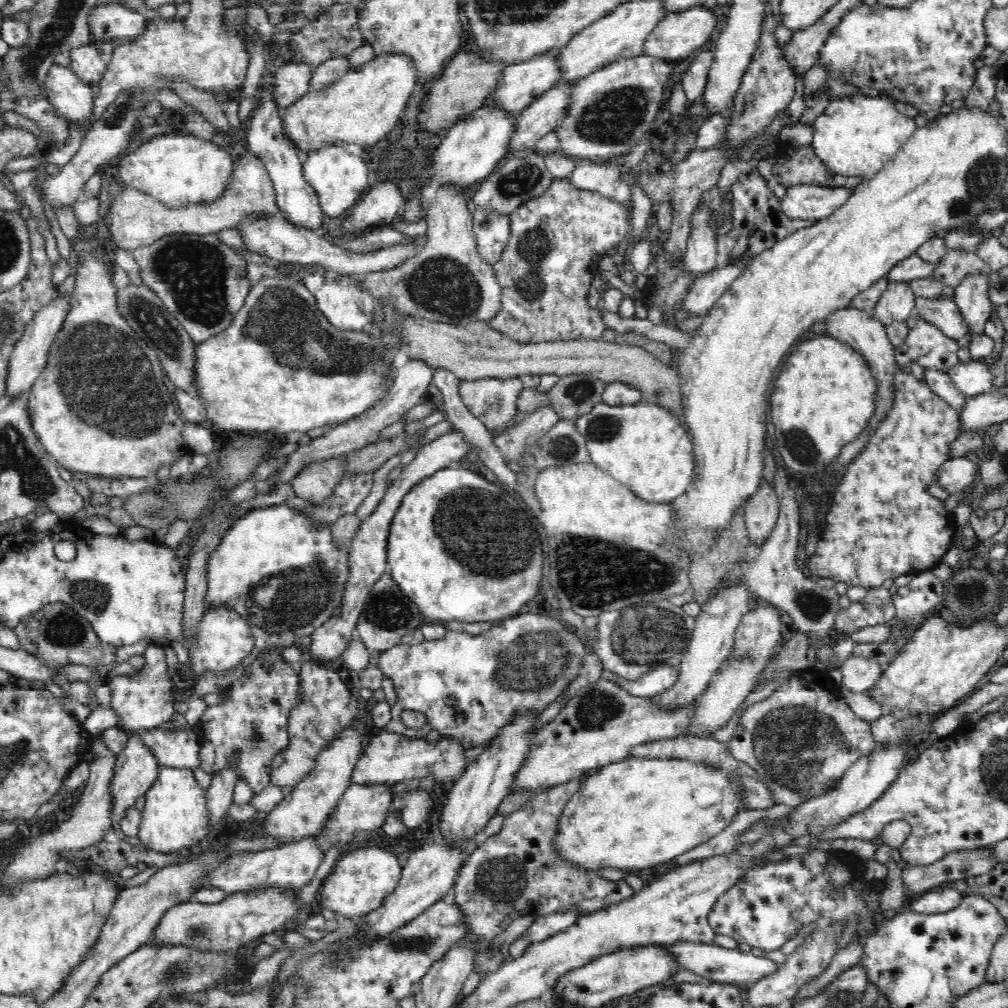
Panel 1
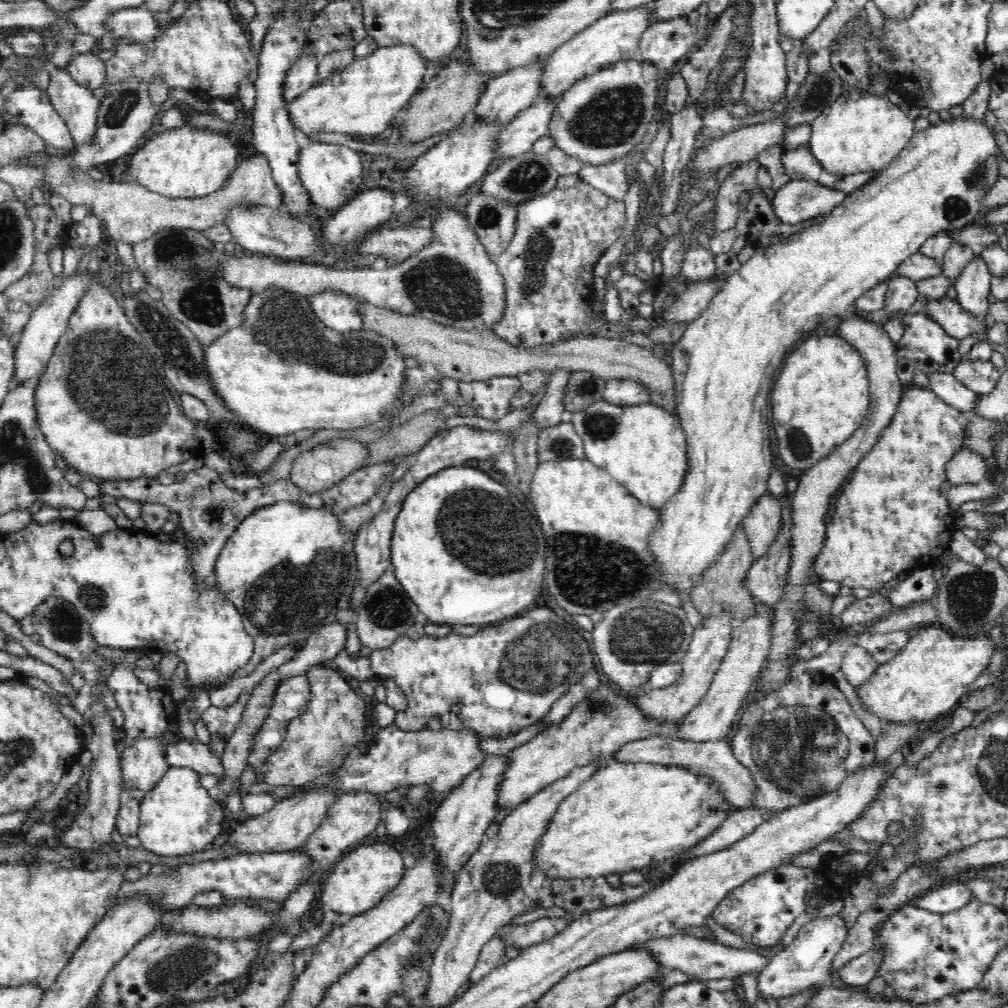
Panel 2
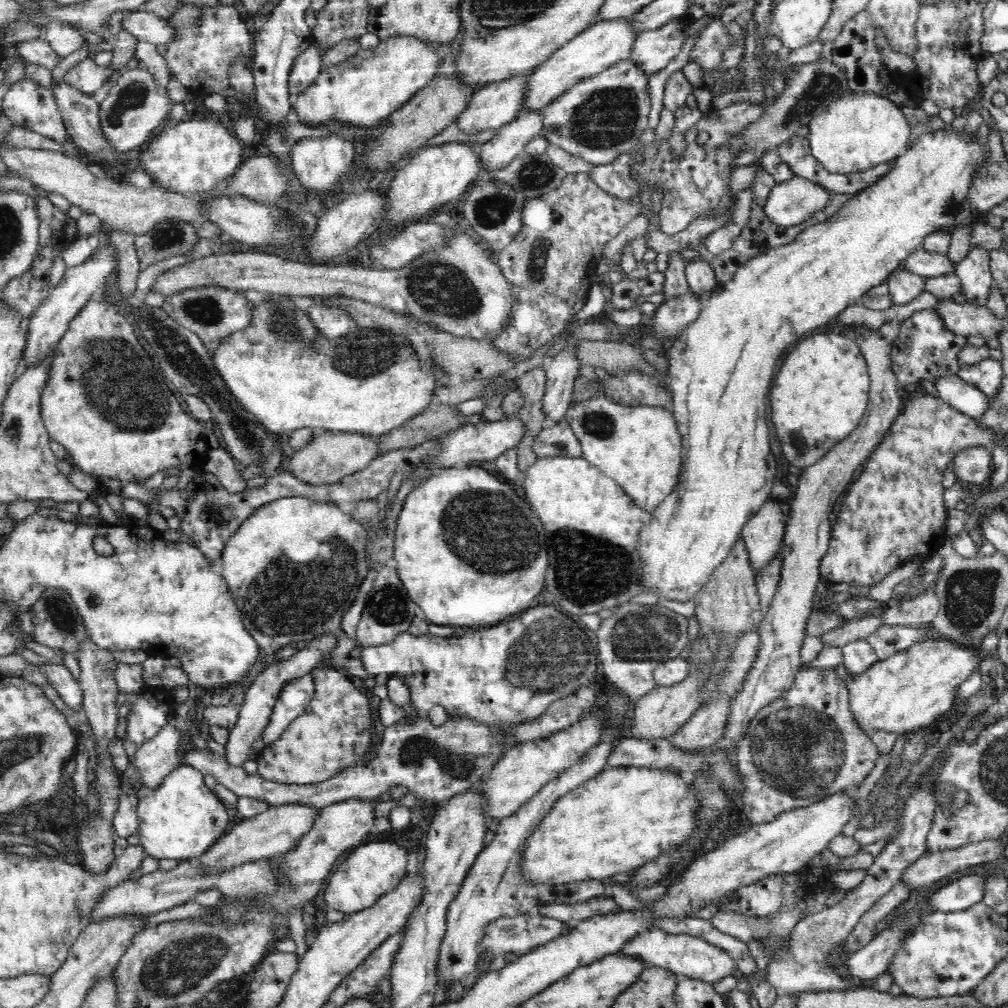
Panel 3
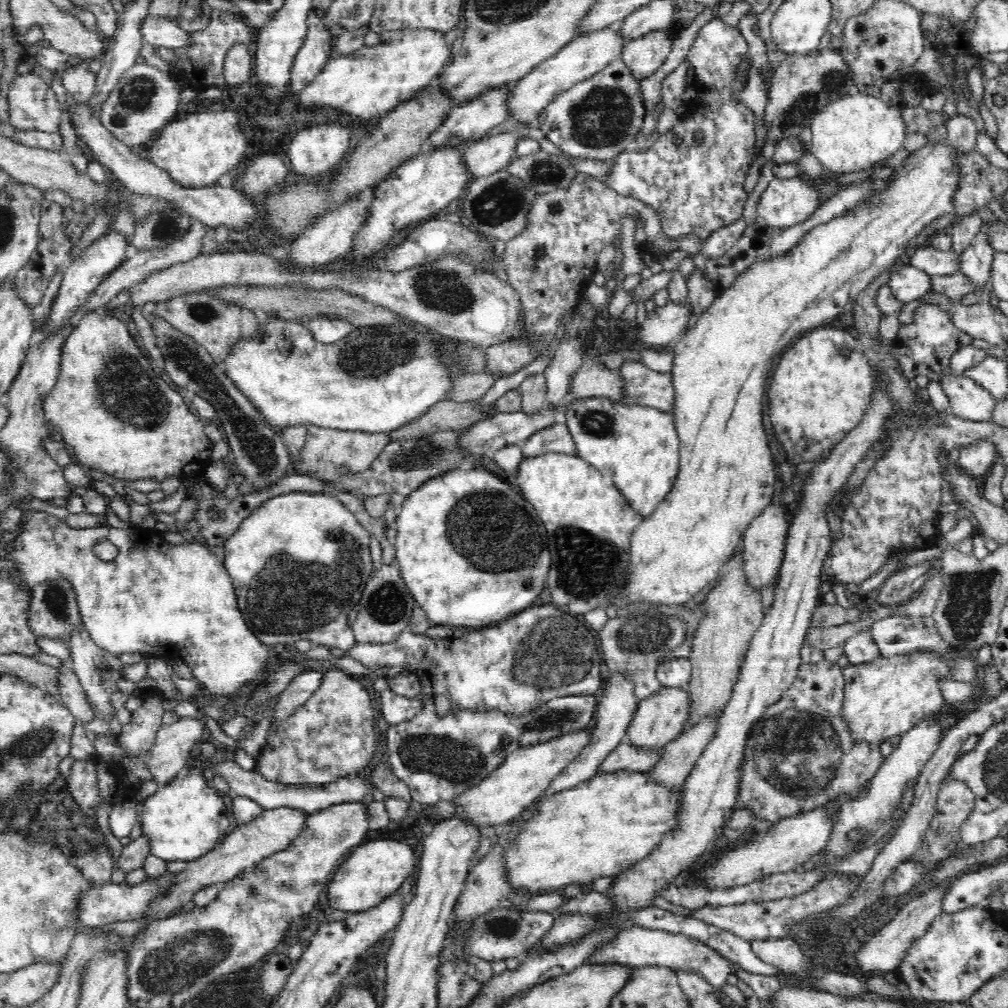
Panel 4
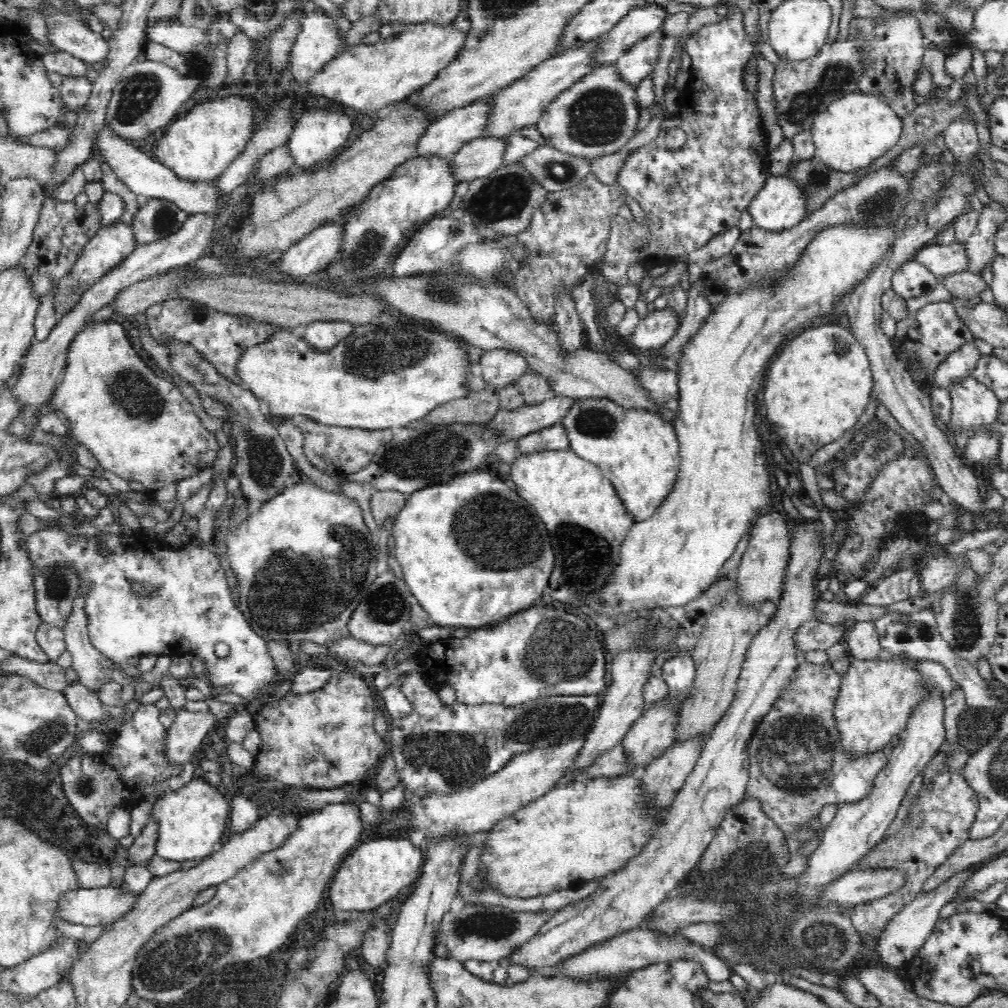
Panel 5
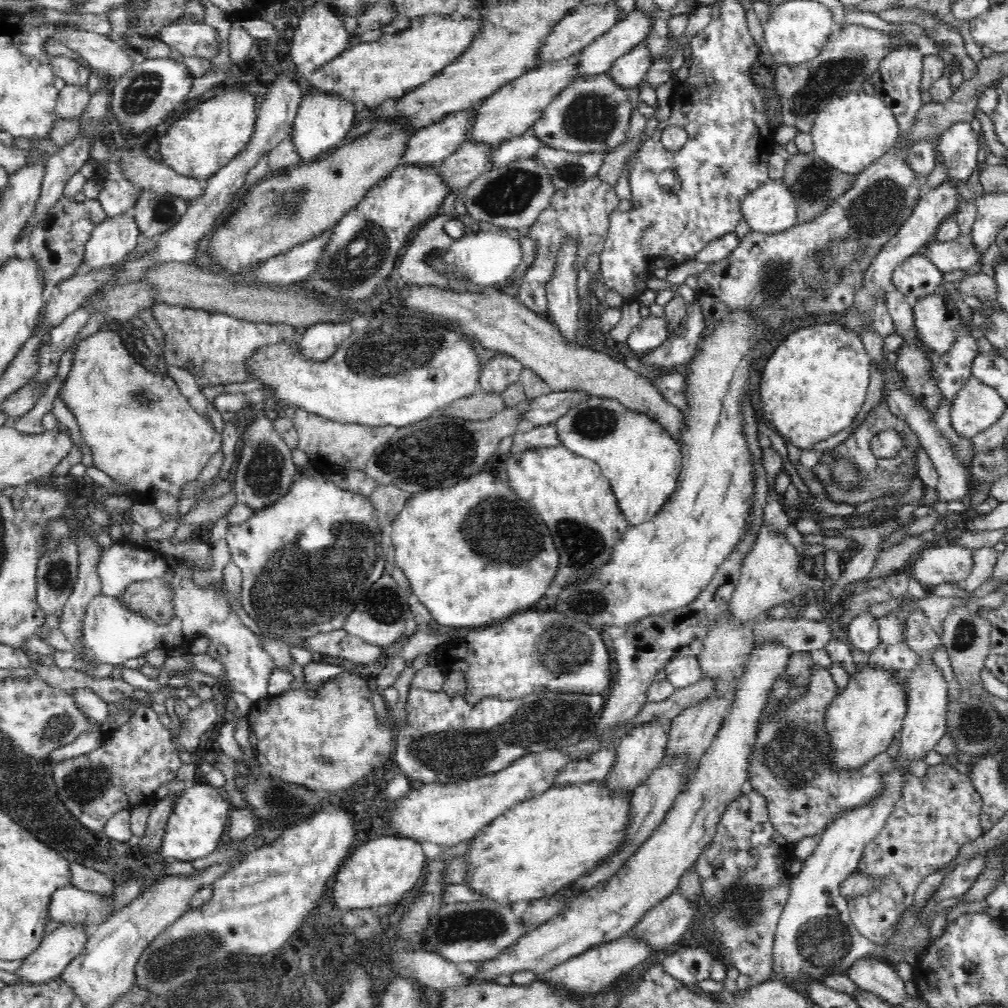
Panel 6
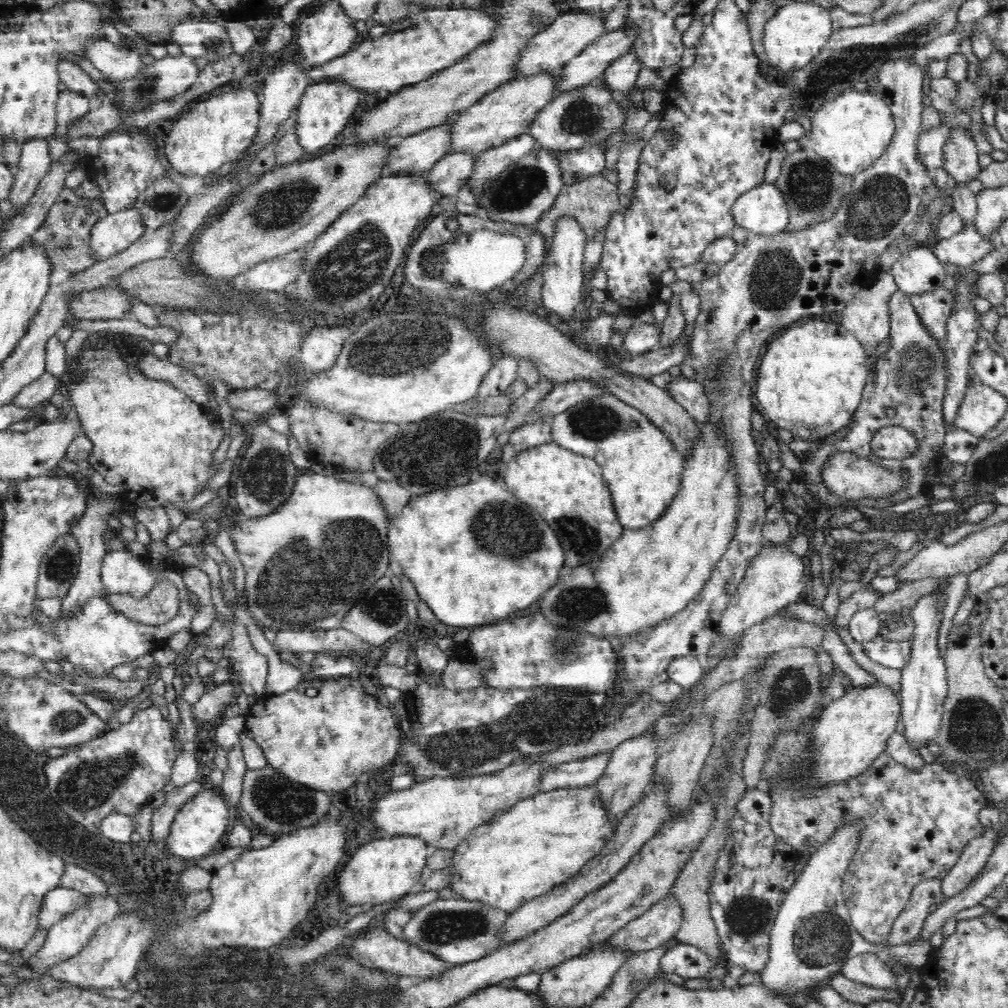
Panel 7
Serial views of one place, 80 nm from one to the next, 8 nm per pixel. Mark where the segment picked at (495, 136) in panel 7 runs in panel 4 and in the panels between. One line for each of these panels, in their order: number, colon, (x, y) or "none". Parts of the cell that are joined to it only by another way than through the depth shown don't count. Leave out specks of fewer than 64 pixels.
4: (589, 53)
5: (520, 105)
6: (513, 109)

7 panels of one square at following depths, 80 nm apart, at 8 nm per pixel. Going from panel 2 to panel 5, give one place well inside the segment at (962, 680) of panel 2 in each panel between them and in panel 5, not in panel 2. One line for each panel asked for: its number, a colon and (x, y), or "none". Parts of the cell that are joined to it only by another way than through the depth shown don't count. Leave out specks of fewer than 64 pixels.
3: (912, 689)
4: (885, 697)
5: (877, 696)

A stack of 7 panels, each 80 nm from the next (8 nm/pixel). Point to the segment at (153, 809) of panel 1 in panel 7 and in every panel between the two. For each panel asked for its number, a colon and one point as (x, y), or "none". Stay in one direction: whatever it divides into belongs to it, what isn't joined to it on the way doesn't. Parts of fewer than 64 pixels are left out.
2: (178, 817)
3: (181, 819)
4: (185, 819)
5: (192, 819)
6: (200, 817)
7: (202, 821)

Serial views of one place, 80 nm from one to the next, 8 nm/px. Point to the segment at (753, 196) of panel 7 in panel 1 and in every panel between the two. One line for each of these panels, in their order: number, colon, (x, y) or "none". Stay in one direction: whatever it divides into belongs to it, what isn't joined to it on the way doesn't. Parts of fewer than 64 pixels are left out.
1: (803, 202)
2: (799, 200)
3: (789, 203)
4: (786, 201)
5: (779, 205)
6: (769, 209)

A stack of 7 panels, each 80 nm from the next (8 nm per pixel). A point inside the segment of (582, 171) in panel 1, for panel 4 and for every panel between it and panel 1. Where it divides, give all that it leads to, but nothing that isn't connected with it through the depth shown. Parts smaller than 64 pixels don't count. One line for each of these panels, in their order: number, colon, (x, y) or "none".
2: (611, 179)
3: (696, 183)
4: (695, 188)

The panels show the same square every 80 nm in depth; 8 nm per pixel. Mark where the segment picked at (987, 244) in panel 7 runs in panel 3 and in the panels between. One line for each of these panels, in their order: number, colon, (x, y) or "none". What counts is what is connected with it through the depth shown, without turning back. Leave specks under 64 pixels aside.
3: (929, 264)
4: (937, 262)
5: (944, 260)
6: (960, 253)

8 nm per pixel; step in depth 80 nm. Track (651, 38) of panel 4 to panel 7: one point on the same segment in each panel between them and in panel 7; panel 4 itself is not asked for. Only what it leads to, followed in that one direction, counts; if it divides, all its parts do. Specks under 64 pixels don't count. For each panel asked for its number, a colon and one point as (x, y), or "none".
5: (638, 61)
6: (628, 71)
7: (620, 76)

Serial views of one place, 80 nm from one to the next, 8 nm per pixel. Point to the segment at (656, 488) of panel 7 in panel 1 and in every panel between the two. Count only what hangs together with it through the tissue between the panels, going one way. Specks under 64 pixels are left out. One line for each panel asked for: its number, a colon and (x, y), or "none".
1: (644, 445)
2: (644, 447)
3: (639, 446)
4: (637, 446)
5: (638, 450)
6: (643, 462)

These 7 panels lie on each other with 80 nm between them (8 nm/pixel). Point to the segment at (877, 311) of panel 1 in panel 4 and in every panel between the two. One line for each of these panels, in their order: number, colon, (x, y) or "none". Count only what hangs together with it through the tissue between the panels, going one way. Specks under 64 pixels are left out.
2: (902, 292)
3: (904, 285)
4: (907, 282)

